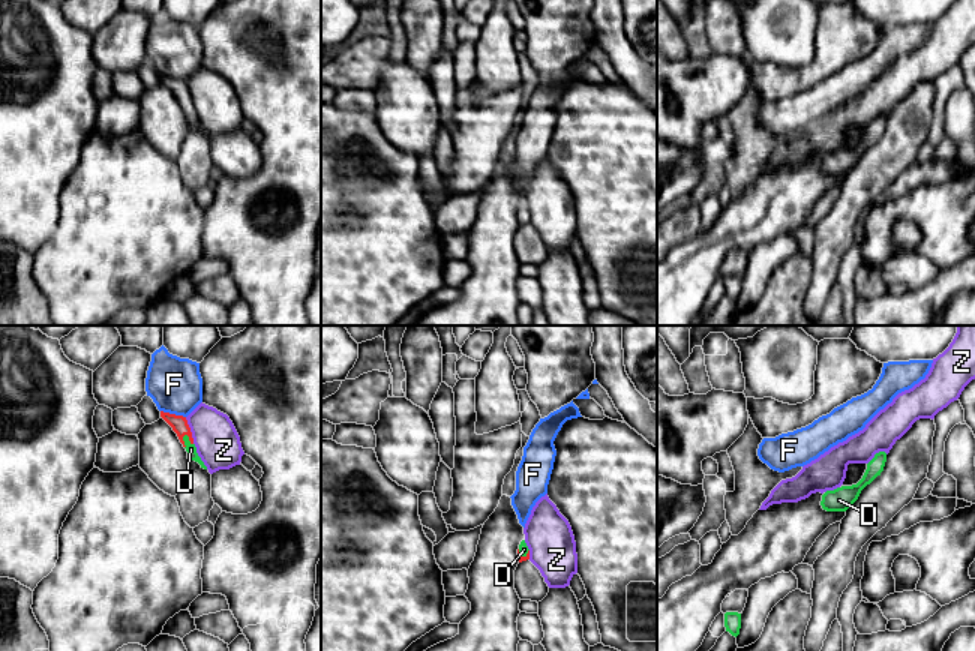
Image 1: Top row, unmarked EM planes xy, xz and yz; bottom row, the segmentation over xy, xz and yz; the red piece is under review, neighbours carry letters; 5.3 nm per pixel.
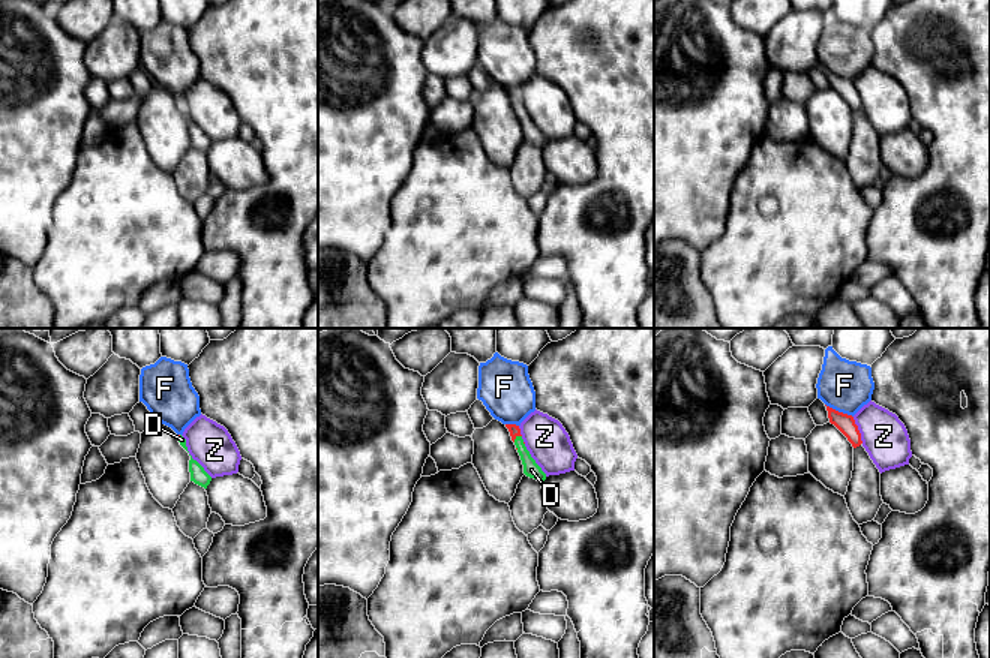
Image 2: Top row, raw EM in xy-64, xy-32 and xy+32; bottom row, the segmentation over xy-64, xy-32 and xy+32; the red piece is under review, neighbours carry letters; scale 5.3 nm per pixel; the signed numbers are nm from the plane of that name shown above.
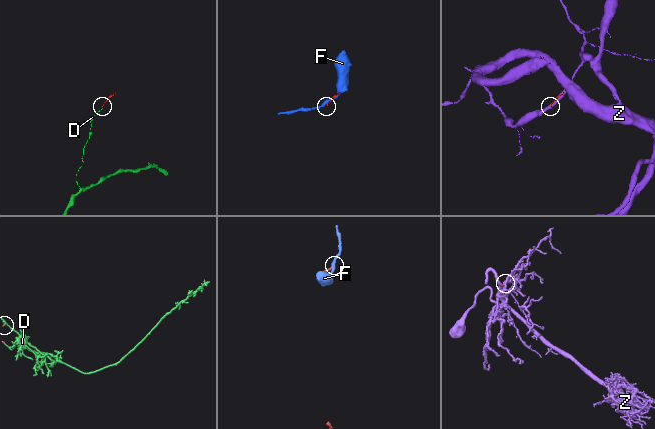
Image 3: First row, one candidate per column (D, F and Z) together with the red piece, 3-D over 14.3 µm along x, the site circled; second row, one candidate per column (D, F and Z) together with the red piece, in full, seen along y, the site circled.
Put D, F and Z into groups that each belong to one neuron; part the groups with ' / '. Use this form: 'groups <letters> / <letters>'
groups D / F / Z

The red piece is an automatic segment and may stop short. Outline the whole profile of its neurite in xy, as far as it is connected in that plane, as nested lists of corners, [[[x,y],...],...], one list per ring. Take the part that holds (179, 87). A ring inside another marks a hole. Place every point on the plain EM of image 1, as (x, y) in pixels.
[[[160,75],[160,81],[172,92],[172,94],[177,98],[180,106],[183,108],[183,111],[188,116],[188,123],[189,124],[195,124],[201,129],[201,132],[207,134],[207,130],[204,129],[204,126],[201,124],[201,122],[196,117],[196,111],[194,108],[194,102],[192,102],[192,96],[190,92],[188,88],[186,81],[183,80],[176,80],[176,78],[170,78],[170,76],[164,76]]]

